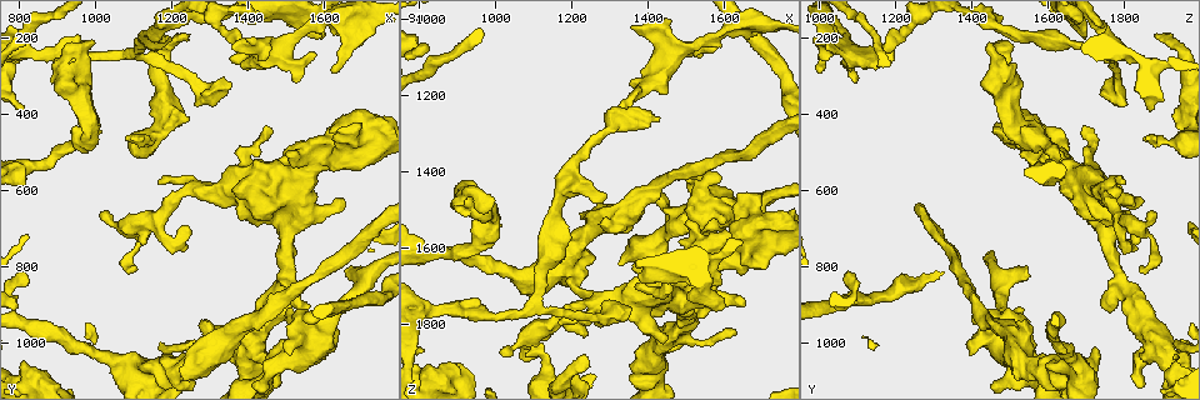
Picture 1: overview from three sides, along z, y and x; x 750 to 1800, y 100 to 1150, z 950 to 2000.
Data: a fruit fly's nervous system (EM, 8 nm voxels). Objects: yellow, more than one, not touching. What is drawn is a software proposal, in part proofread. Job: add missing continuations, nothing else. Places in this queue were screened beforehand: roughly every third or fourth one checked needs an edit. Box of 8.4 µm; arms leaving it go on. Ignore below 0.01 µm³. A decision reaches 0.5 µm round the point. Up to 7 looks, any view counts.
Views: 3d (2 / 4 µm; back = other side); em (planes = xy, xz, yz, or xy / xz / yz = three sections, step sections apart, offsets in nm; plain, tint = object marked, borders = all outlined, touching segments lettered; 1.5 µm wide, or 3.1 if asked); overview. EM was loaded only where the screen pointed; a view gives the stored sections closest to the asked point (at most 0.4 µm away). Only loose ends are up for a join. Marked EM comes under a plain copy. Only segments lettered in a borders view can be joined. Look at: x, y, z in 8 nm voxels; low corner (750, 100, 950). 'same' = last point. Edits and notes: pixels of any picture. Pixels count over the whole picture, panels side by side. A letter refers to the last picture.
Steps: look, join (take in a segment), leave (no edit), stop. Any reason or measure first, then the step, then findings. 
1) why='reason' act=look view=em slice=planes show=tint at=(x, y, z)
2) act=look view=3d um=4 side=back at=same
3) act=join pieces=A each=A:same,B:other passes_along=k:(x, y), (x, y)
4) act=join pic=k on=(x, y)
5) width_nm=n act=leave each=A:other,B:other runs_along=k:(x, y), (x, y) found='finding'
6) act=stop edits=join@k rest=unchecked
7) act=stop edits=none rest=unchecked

why='free end' act=look view=em slice=planes show=borders at=(1360, 230, 1015)

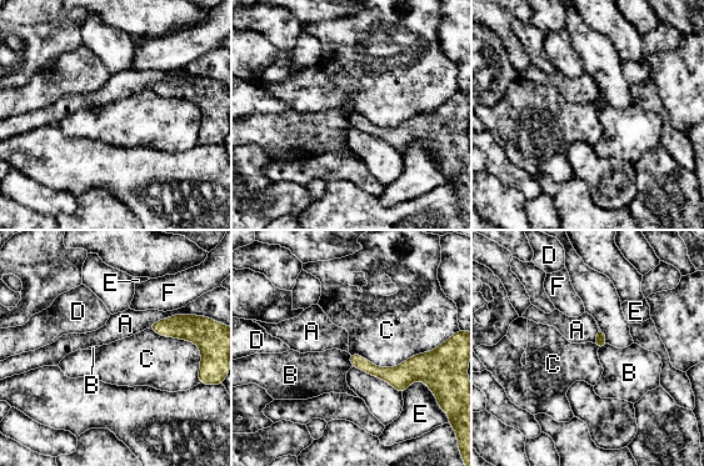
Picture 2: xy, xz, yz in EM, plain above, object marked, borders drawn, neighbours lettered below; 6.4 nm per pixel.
act=leave each=A:other,B:other,C:other,D:other,E:other,F:other found='none of them fits'

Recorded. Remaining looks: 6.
why='free end' act=look view=em slice=yz step=8 show=borders at=(1445, 430, 1700)

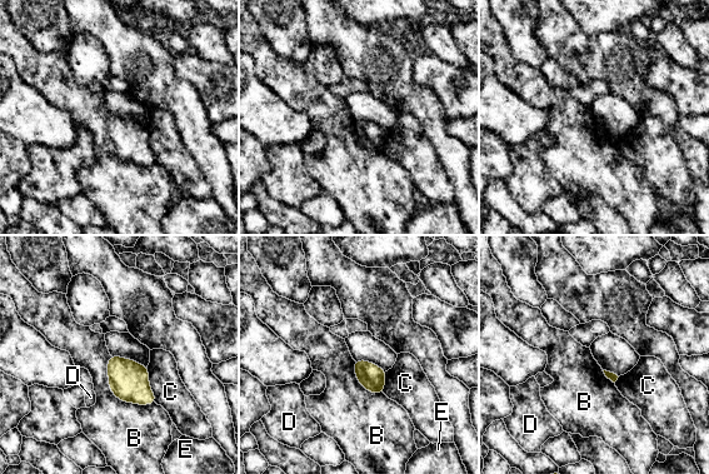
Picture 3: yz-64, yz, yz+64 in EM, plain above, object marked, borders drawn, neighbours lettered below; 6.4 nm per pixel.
act=look view=em slice=planes show=borders at=same

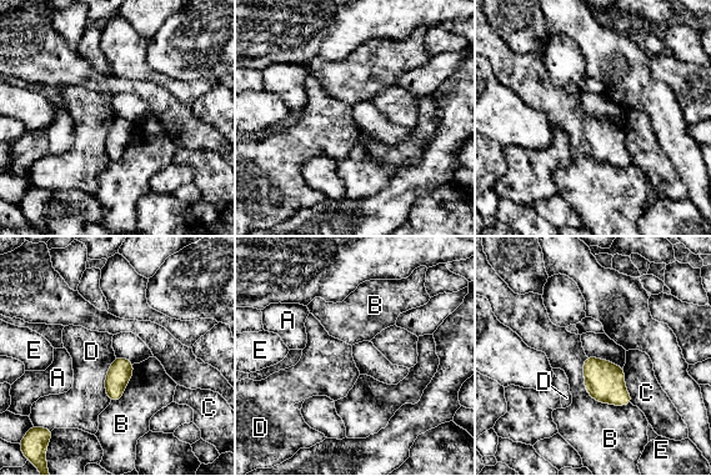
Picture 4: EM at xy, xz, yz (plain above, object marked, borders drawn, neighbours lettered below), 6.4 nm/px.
act=leave each=A:other,B:other,C:other,D:other,E:other border=4:(115, 356), (105, 380), (109, 401) found='no lettered segment goes on from it'

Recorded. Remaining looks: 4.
why='free end' act=look view=em slice=xy step=8 show=tint at=(1600, 190, 1700)

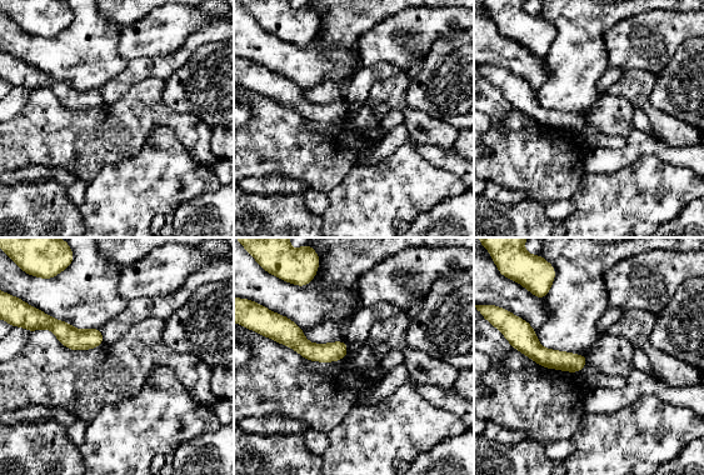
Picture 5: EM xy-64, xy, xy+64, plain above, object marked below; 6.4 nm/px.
act=look view=em slice=planes show=borders at=same

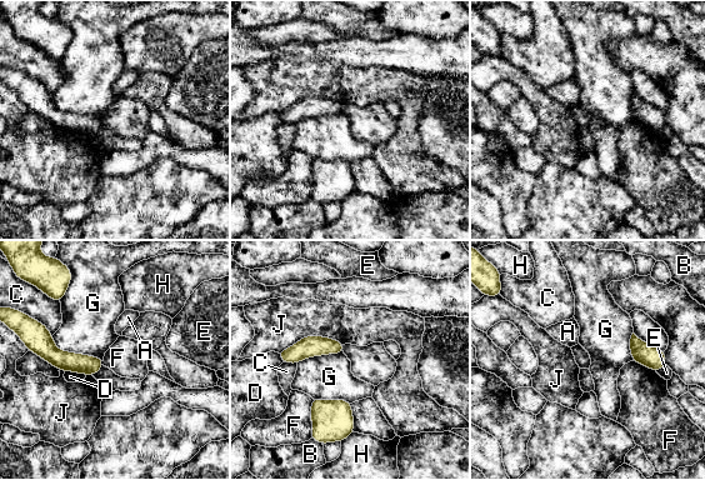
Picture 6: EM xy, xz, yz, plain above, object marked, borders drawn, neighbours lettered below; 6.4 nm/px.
act=leave each=A:other,B:other,C:other,D:other,E:other,F:other,G:other,H:other,J:other runs_along=6:(41, 331), (61, 360), (100, 363) found='no lettered segment goes on from it'

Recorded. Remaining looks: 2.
act=stop edits=none rest=unchecked

